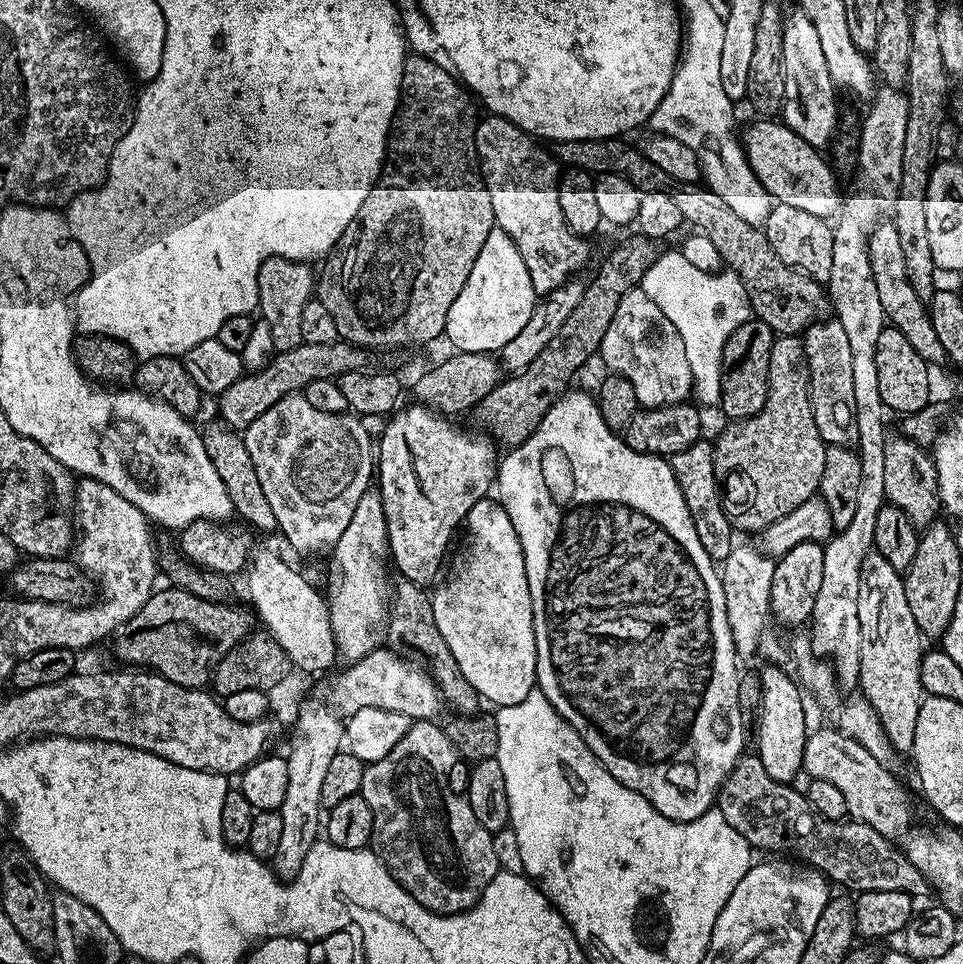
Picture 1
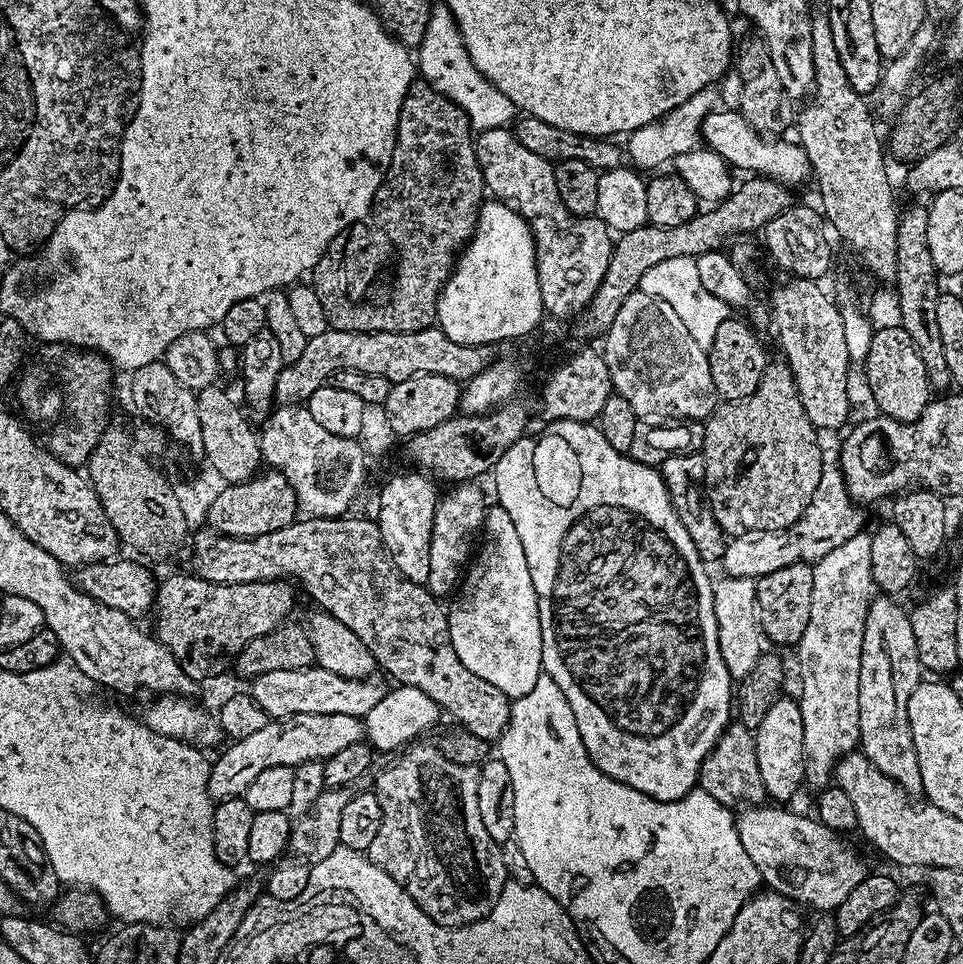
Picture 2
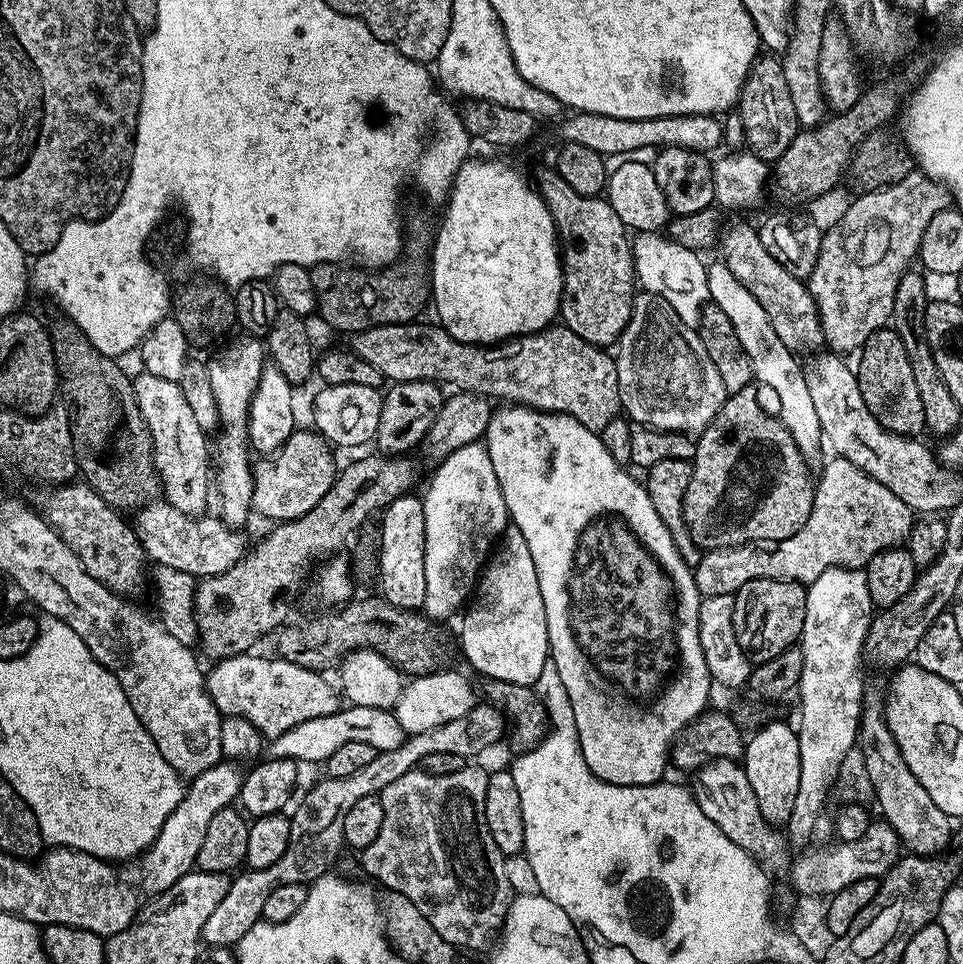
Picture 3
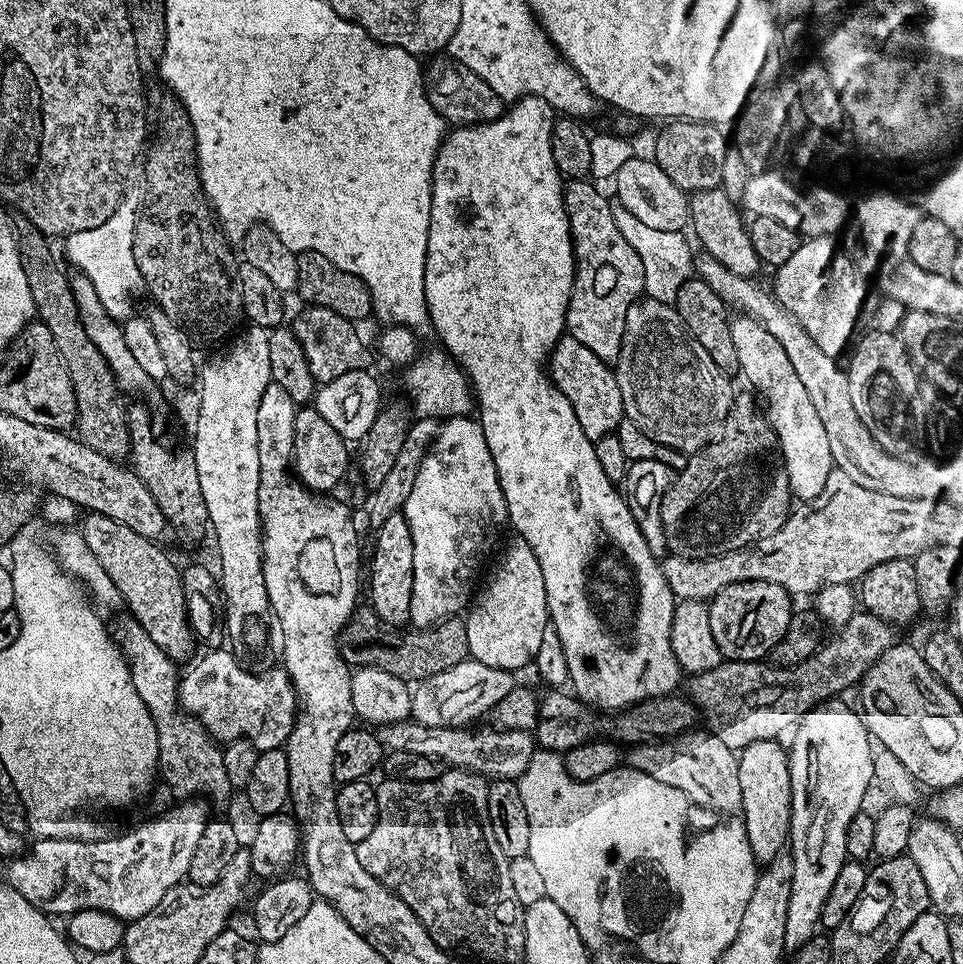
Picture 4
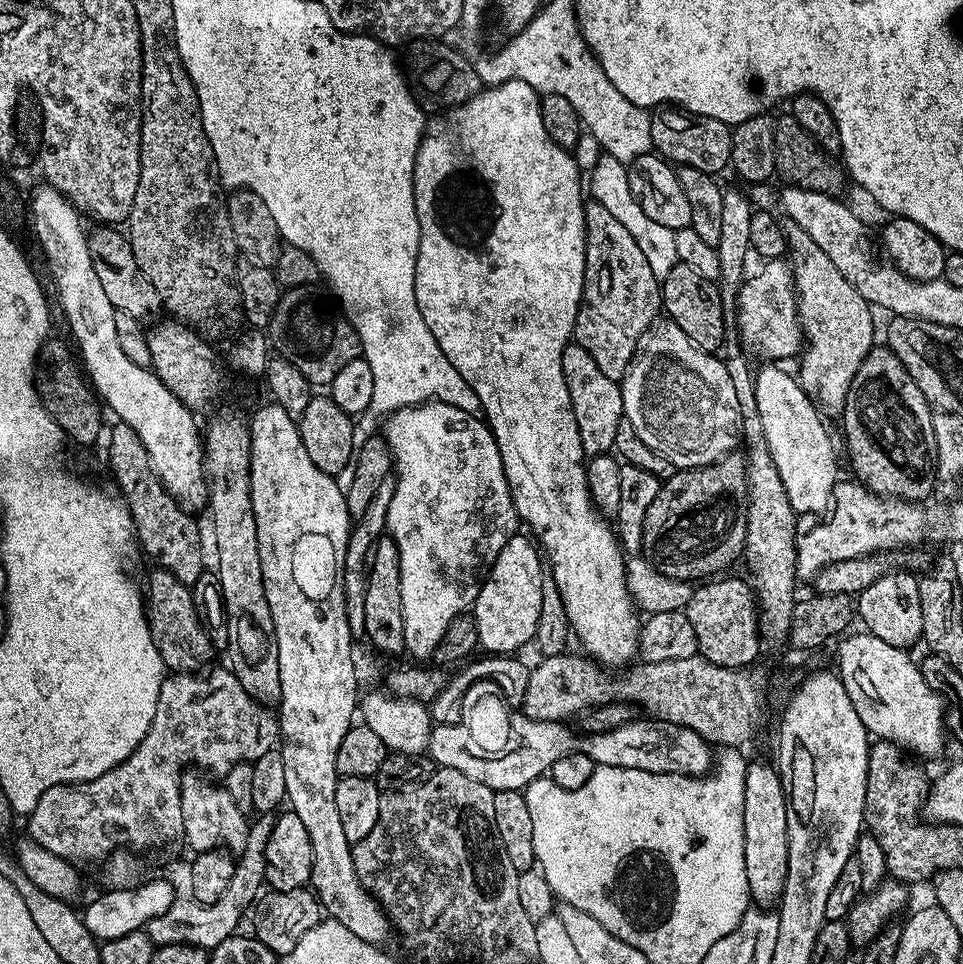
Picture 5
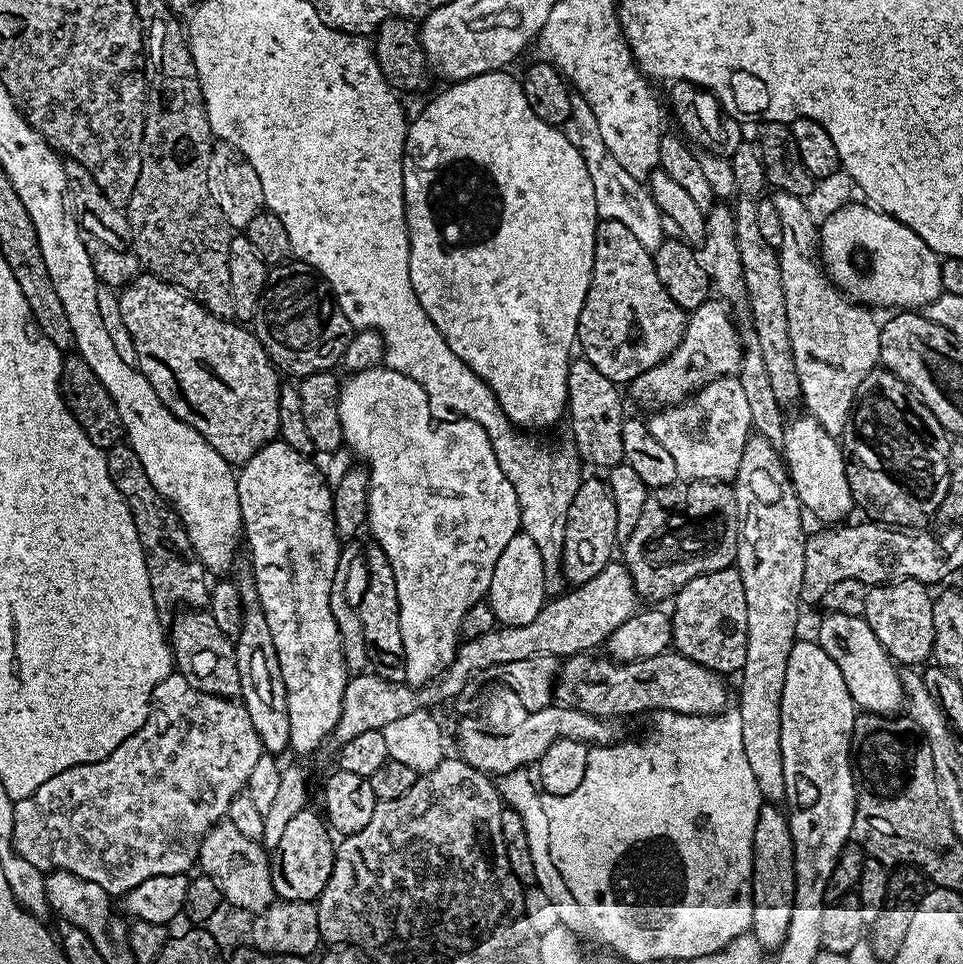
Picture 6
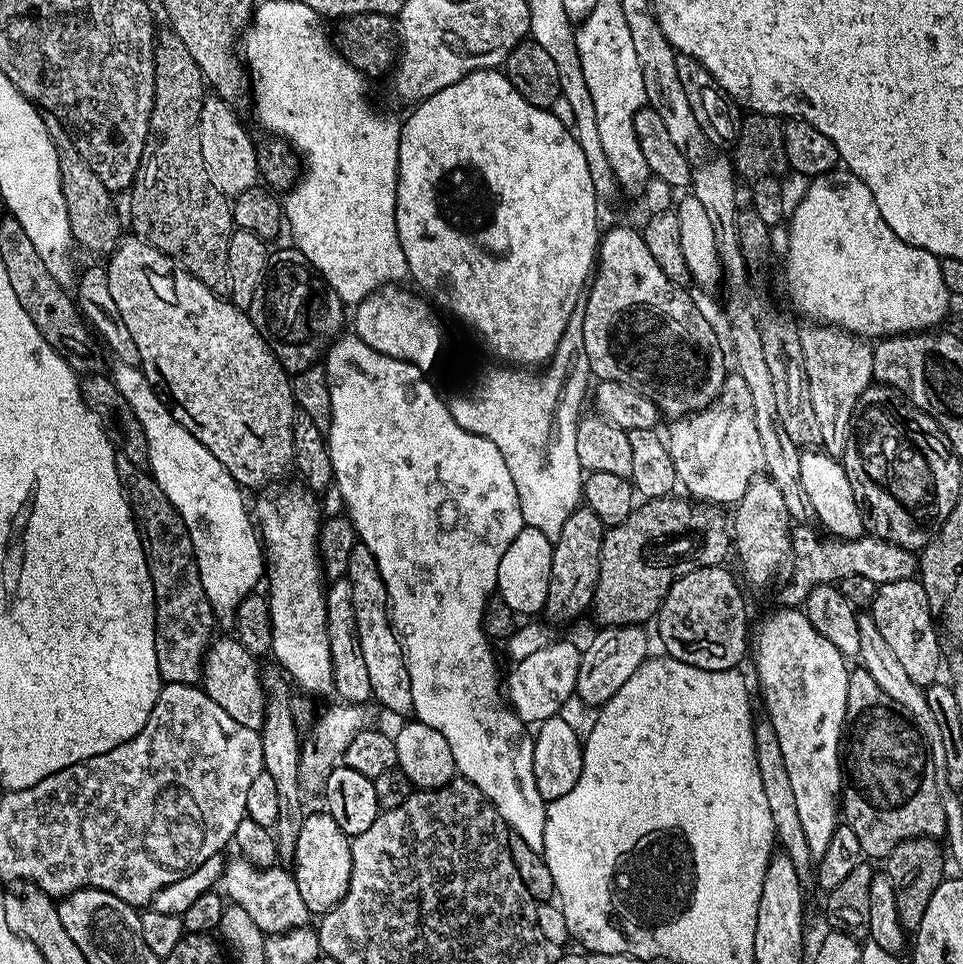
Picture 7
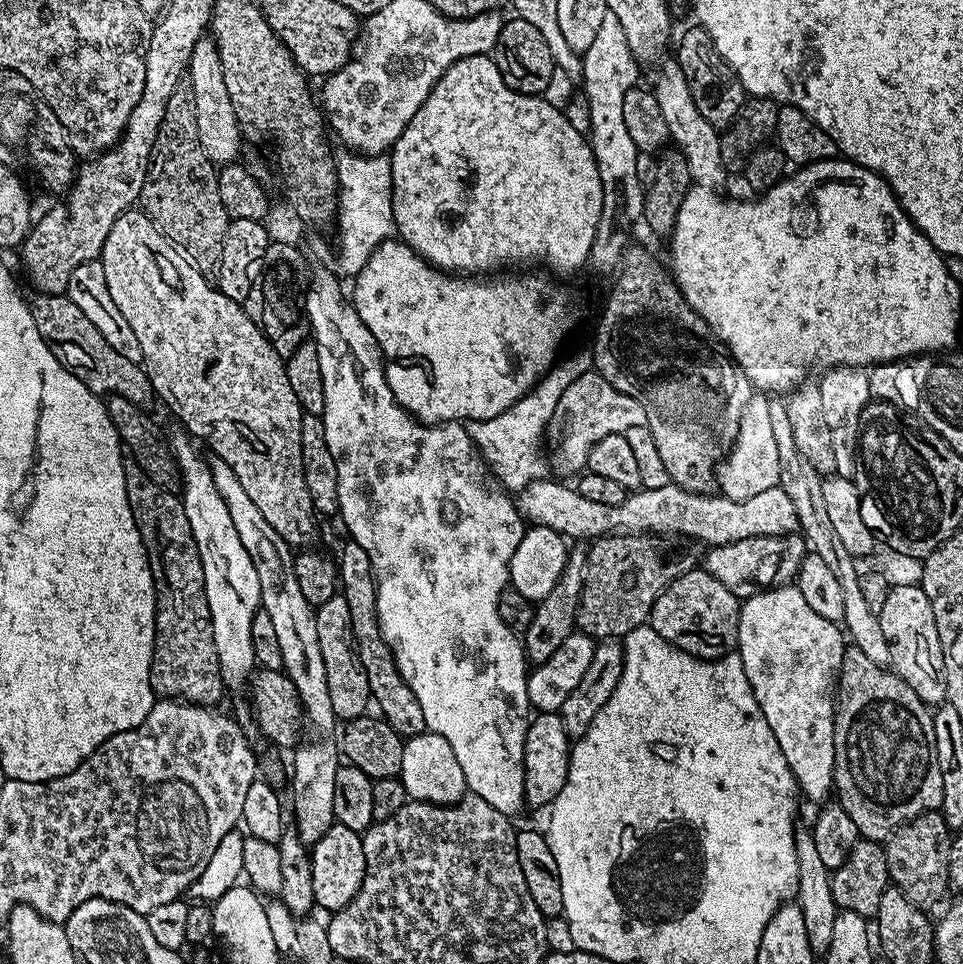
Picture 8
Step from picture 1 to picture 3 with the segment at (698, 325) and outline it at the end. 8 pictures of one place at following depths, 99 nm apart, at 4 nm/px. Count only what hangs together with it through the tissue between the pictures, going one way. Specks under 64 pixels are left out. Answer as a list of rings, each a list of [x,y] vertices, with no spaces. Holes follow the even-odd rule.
[[[660,234],[637,235],[631,246],[639,287],[654,296],[661,296],[672,307],[674,314],[686,322],[686,326],[696,328],[700,323],[700,310],[710,300],[705,261],[700,261],[697,253]]]

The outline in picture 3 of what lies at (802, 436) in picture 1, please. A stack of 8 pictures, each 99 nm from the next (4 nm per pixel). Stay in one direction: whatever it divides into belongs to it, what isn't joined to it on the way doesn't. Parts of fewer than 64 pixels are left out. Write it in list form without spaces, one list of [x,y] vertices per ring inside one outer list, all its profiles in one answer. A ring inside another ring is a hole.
[[[749,386],[731,393],[718,410],[718,414],[705,426],[703,432],[699,433],[696,440],[696,457],[690,462],[692,465],[692,477],[690,478],[690,486],[686,486],[686,494],[684,495],[684,528],[686,533],[688,532],[689,538],[700,547],[700,550],[733,548],[739,544],[751,544],[753,540],[790,538],[794,534],[798,534],[798,530],[802,530],[802,526],[806,526],[806,518],[810,518],[810,510],[812,509],[816,489],[814,487],[813,473],[812,476],[808,473],[809,461],[800,452],[794,442],[794,438],[791,436],[790,430],[783,425],[780,417],[771,411],[768,413],[760,405],[760,396],[754,389],[756,388]]]

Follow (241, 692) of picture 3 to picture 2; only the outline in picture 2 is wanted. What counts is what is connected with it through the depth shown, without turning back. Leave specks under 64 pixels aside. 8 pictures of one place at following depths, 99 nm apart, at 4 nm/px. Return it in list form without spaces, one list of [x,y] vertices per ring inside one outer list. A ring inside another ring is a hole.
[[[319,666],[299,668],[298,670],[272,670],[270,674],[262,674],[251,681],[250,694],[254,698],[254,702],[258,702],[258,706],[262,706],[262,710],[266,710],[266,714],[270,718],[283,718],[294,714],[350,714],[364,718],[386,693],[385,689],[380,689],[374,681],[375,679],[372,678],[351,680]]]

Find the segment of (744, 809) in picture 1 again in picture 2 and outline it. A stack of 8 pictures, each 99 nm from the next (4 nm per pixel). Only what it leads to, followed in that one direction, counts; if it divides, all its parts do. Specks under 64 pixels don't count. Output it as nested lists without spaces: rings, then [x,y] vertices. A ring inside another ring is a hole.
[[[739,722],[729,723],[708,757],[700,763],[698,787],[706,790],[706,794],[720,804],[760,806],[765,803],[766,793],[762,786],[762,774],[758,771],[758,750],[753,729]]]

